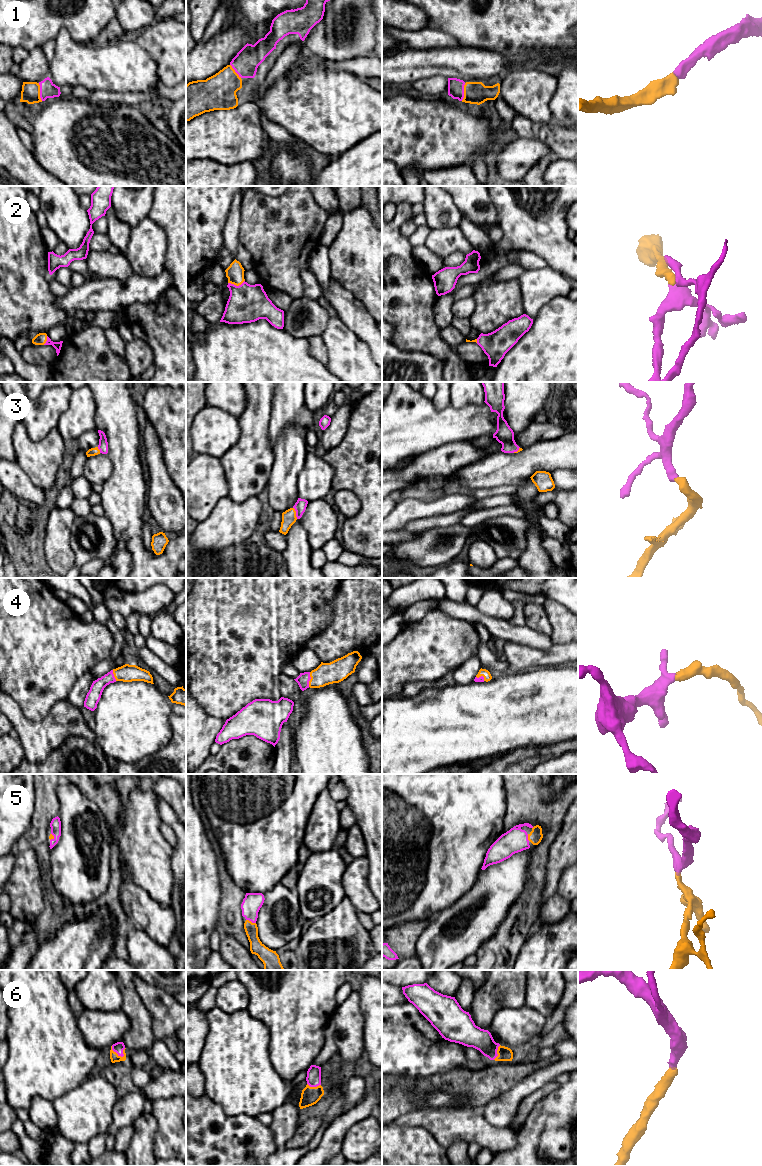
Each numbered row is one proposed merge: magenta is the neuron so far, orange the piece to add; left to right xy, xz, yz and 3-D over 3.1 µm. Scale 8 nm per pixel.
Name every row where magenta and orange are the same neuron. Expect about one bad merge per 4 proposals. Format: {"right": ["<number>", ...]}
{"right": ["1", "2", "3", "4", "5", "6"]}

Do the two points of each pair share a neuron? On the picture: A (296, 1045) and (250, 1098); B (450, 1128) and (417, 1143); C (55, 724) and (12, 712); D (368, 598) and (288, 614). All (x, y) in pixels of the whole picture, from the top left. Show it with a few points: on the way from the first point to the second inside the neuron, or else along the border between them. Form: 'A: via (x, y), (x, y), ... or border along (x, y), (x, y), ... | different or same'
A: border along (269, 1046), (269, 1058), (273, 1068), (291, 1082) | different
B: border along (411, 1125), (424, 1127), (445, 1149) | different
C: via (44, 726), (26, 726), (23, 723) | same
D: border along (337, 588), (332, 601), (332, 622), (326, 628) | different

